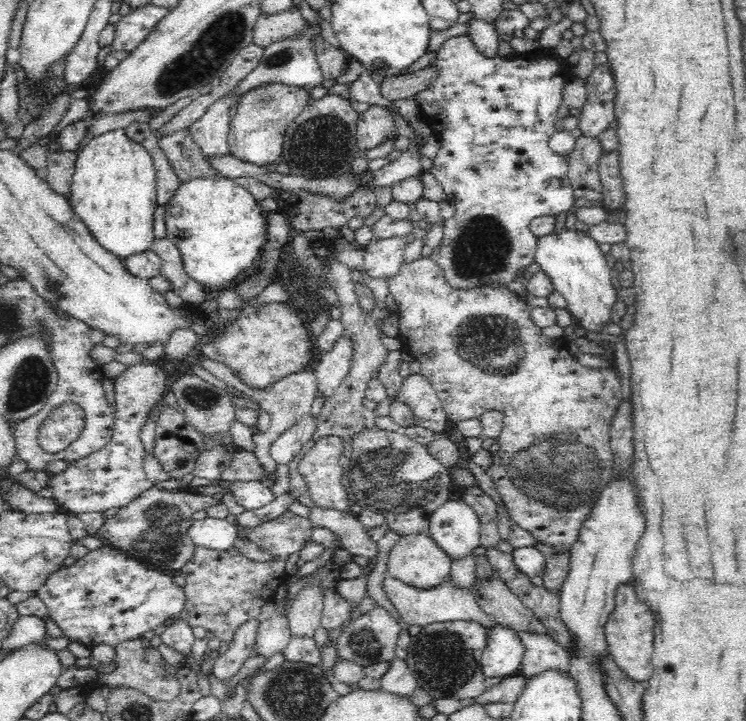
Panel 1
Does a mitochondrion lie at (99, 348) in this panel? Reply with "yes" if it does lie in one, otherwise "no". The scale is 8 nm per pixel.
no

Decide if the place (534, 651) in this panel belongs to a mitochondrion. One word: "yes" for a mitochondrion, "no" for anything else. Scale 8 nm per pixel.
no

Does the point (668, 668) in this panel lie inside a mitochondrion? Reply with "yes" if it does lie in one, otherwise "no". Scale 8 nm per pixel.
no

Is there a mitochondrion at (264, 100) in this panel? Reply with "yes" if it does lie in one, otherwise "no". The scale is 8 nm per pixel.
yes

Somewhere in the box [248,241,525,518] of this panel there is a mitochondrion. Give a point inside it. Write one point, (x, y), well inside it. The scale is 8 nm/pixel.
(379, 480)

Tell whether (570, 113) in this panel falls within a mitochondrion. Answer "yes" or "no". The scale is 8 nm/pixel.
no

